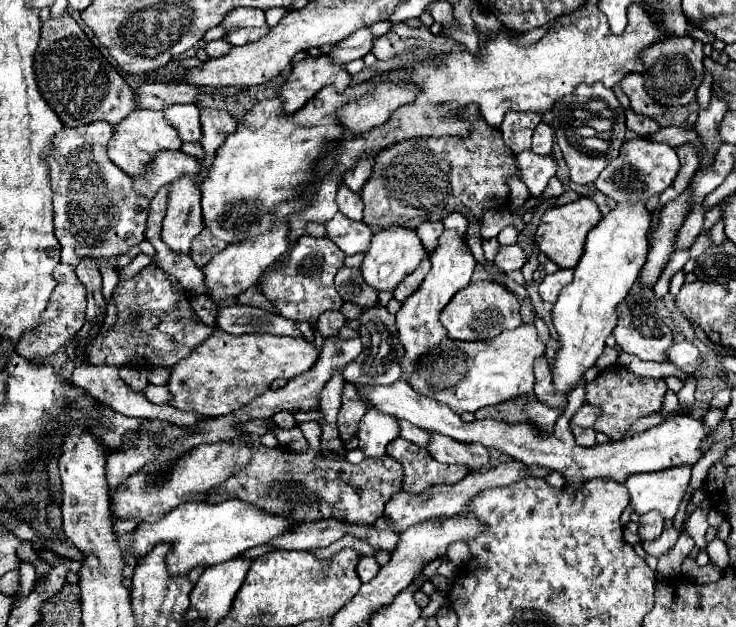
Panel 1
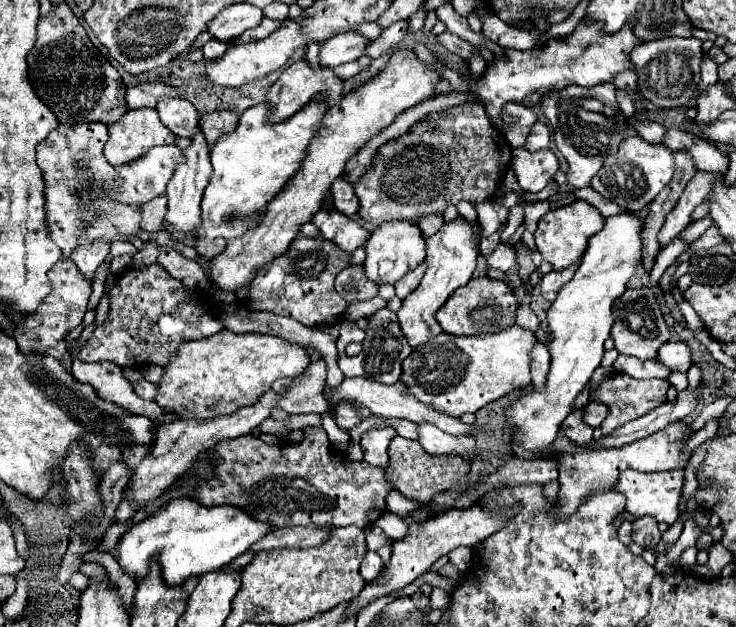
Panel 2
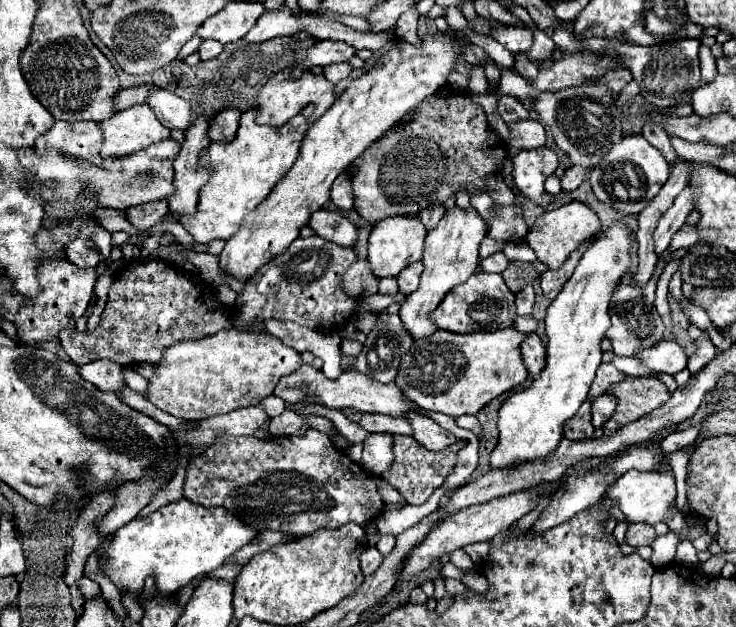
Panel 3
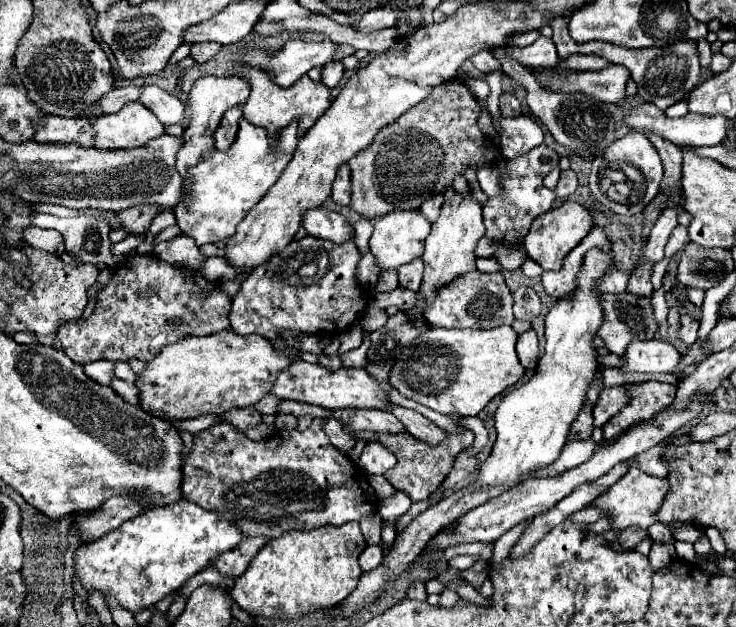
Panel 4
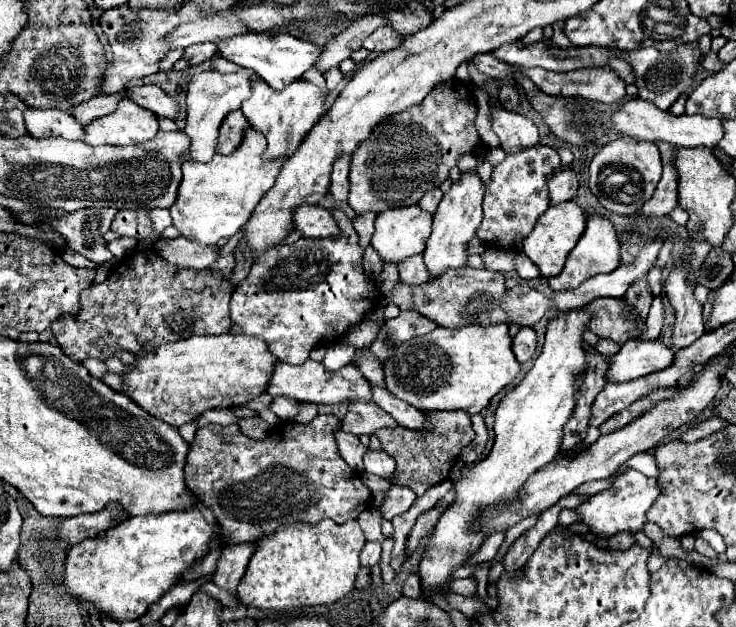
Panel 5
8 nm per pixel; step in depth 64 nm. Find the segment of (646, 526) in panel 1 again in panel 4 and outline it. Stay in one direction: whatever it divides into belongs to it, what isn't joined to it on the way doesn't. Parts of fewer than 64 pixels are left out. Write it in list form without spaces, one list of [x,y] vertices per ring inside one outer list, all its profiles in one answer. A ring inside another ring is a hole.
[[[626,528],[624,532],[620,532],[618,534],[618,544],[622,546],[622,550],[634,550],[636,548],[636,544],[640,542],[640,540],[644,540],[648,534],[646,534],[646,530],[640,530],[640,528]]]

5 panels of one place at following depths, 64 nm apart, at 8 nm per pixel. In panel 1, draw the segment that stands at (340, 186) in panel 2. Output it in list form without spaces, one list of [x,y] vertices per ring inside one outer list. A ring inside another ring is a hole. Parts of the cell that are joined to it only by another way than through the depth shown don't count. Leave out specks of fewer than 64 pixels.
[[[340,184],[338,194],[336,194],[336,204],[338,204],[338,210],[350,220],[362,220],[362,208],[364,208],[362,200],[346,184]]]

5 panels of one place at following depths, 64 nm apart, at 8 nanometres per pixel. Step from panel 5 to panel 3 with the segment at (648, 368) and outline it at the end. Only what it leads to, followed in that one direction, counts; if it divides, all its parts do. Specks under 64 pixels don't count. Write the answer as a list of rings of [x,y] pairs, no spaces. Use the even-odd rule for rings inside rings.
[[[662,340],[648,348],[640,348],[640,352],[636,352],[634,358],[638,358],[644,366],[648,366],[654,372],[666,372],[666,374],[676,374],[684,370],[688,360],[684,350],[672,340]]]

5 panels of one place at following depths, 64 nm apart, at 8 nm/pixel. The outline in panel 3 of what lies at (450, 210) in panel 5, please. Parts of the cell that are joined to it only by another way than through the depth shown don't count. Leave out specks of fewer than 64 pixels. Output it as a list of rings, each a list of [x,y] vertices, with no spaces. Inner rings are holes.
[[[452,206],[446,208],[444,218],[436,224],[436,228],[432,232],[428,232],[426,236],[426,250],[424,250],[424,272],[422,272],[422,280],[416,292],[412,292],[408,296],[408,300],[402,304],[400,308],[400,318],[406,326],[406,330],[414,336],[430,336],[432,332],[436,332],[436,324],[432,324],[428,320],[428,314],[440,304],[440,300],[448,294],[450,288],[466,282],[478,268],[478,246],[482,242],[482,238],[486,236],[486,222],[482,220],[482,216],[478,214],[478,210],[474,206],[468,208],[460,208],[460,206]]]

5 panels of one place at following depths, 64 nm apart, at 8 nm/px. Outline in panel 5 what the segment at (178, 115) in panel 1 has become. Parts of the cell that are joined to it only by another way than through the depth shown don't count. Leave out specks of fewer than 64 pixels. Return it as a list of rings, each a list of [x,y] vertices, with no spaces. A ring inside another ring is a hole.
[[[136,86],[136,88],[128,88],[126,92],[132,102],[154,112],[156,116],[166,116],[174,120],[178,114],[178,104],[158,86]]]

